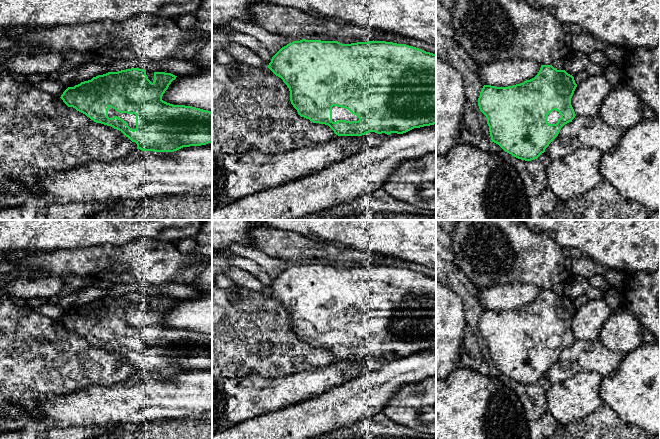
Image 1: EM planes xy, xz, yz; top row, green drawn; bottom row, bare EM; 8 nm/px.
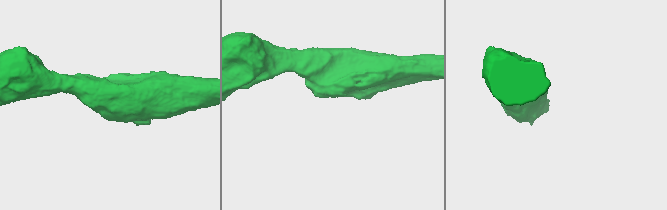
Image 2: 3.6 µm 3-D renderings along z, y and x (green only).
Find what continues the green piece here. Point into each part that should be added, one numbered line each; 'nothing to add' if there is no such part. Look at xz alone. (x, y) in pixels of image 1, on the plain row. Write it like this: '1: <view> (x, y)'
1: xz (338, 337)

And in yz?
1: yz (553, 341)

